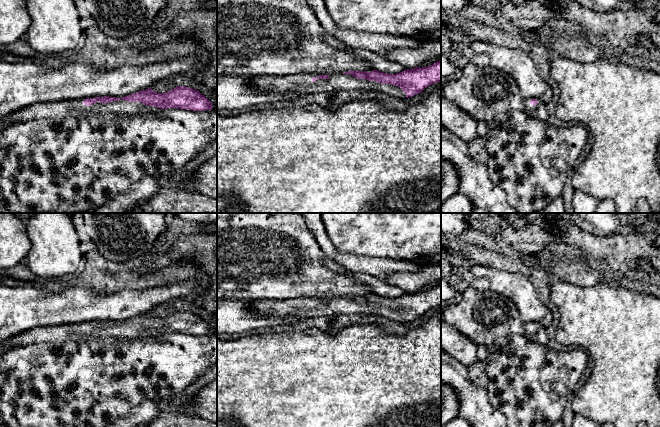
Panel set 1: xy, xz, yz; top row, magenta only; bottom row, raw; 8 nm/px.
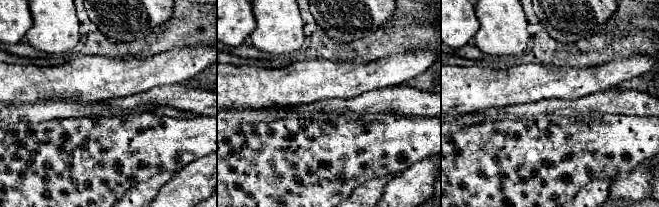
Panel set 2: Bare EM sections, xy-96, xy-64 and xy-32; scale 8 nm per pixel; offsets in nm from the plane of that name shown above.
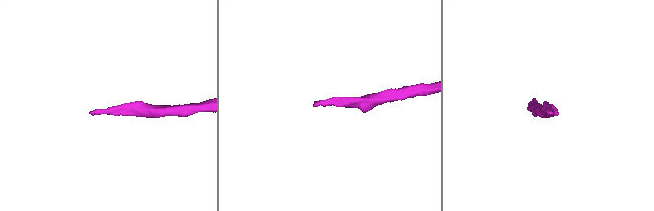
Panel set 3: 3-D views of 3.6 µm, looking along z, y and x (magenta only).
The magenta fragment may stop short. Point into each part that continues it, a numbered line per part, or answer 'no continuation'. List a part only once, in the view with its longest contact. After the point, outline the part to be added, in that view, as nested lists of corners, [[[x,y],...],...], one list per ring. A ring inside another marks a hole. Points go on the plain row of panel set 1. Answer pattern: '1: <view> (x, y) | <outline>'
1: xy (43, 335) | [[[76,323],[35,328],[9,338],[3,344],[14,348],[30,344],[55,343],[69,339],[103,339],[106,337],[143,338],[162,334],[162,332],[144,329],[142,326],[129,326],[123,323],[109,327],[99,327],[97,325],[91,330],[84,329],[84,324]]]

